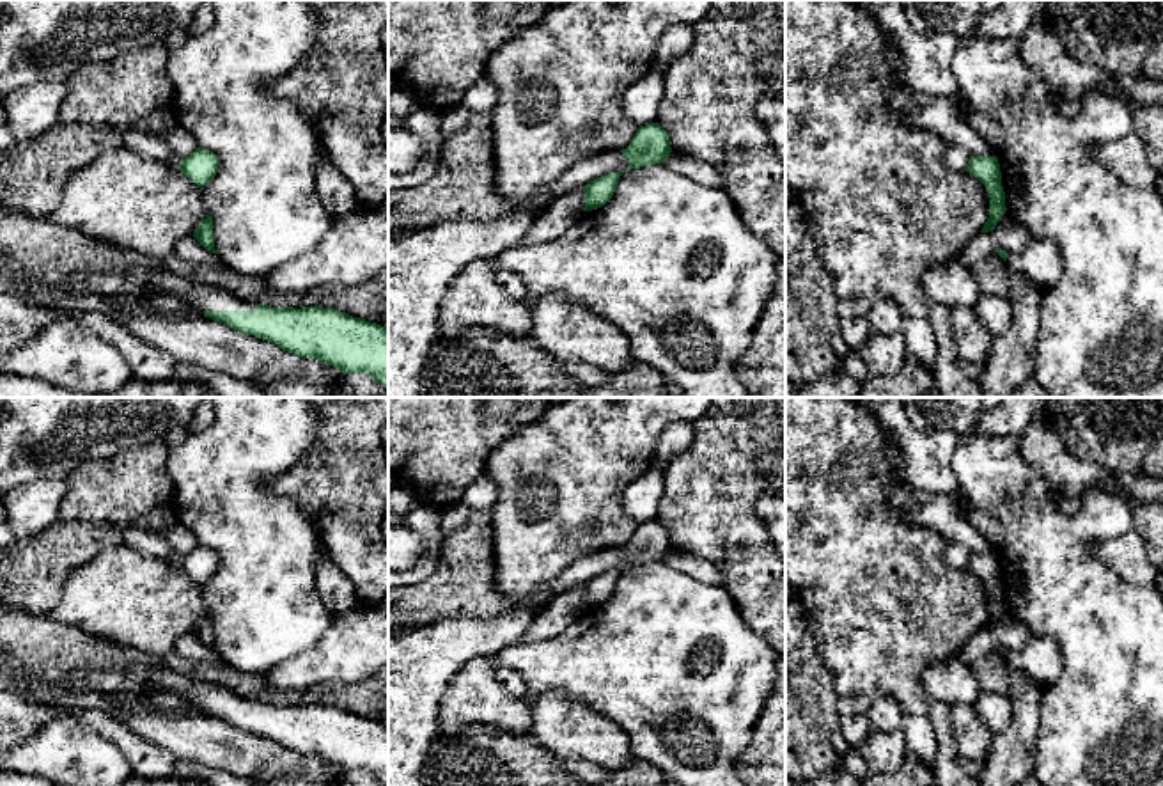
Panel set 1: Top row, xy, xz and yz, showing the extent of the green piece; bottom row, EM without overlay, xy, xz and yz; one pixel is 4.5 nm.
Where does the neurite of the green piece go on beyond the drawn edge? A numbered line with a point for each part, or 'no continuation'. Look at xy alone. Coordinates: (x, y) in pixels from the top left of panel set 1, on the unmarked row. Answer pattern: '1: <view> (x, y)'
1: xy (165, 680)

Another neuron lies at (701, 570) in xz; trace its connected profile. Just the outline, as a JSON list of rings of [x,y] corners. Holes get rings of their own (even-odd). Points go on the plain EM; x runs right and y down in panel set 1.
[[[674,554],[674,555],[668,555],[665,562],[706,586],[722,587],[720,570],[706,559],[695,557],[691,554]]]

